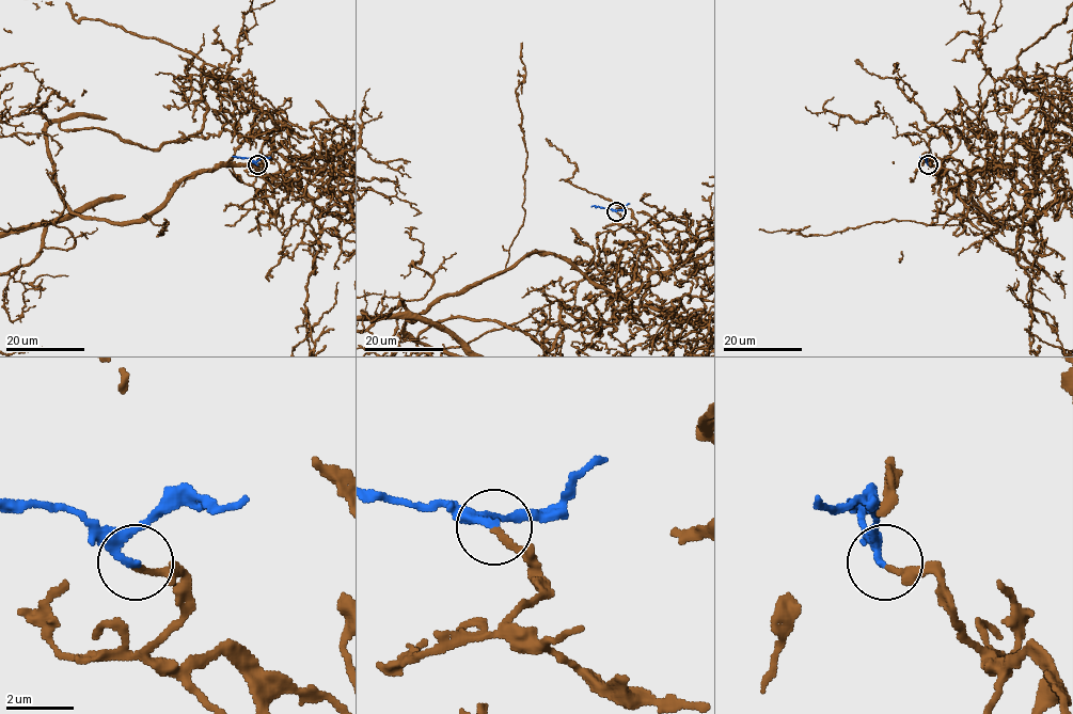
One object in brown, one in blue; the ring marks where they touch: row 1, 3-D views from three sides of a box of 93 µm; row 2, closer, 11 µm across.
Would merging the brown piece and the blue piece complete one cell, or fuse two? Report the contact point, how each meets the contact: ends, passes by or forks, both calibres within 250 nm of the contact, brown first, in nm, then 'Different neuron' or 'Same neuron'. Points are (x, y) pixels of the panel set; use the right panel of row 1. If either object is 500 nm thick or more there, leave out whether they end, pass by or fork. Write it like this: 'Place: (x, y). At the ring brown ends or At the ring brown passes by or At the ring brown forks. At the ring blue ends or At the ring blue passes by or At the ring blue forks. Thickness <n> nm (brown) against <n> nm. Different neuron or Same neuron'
Place: (928, 164). At the ring brown ends. At the ring blue ends. Thickness 180 nm (brown) against 240 nm. Same neuron

